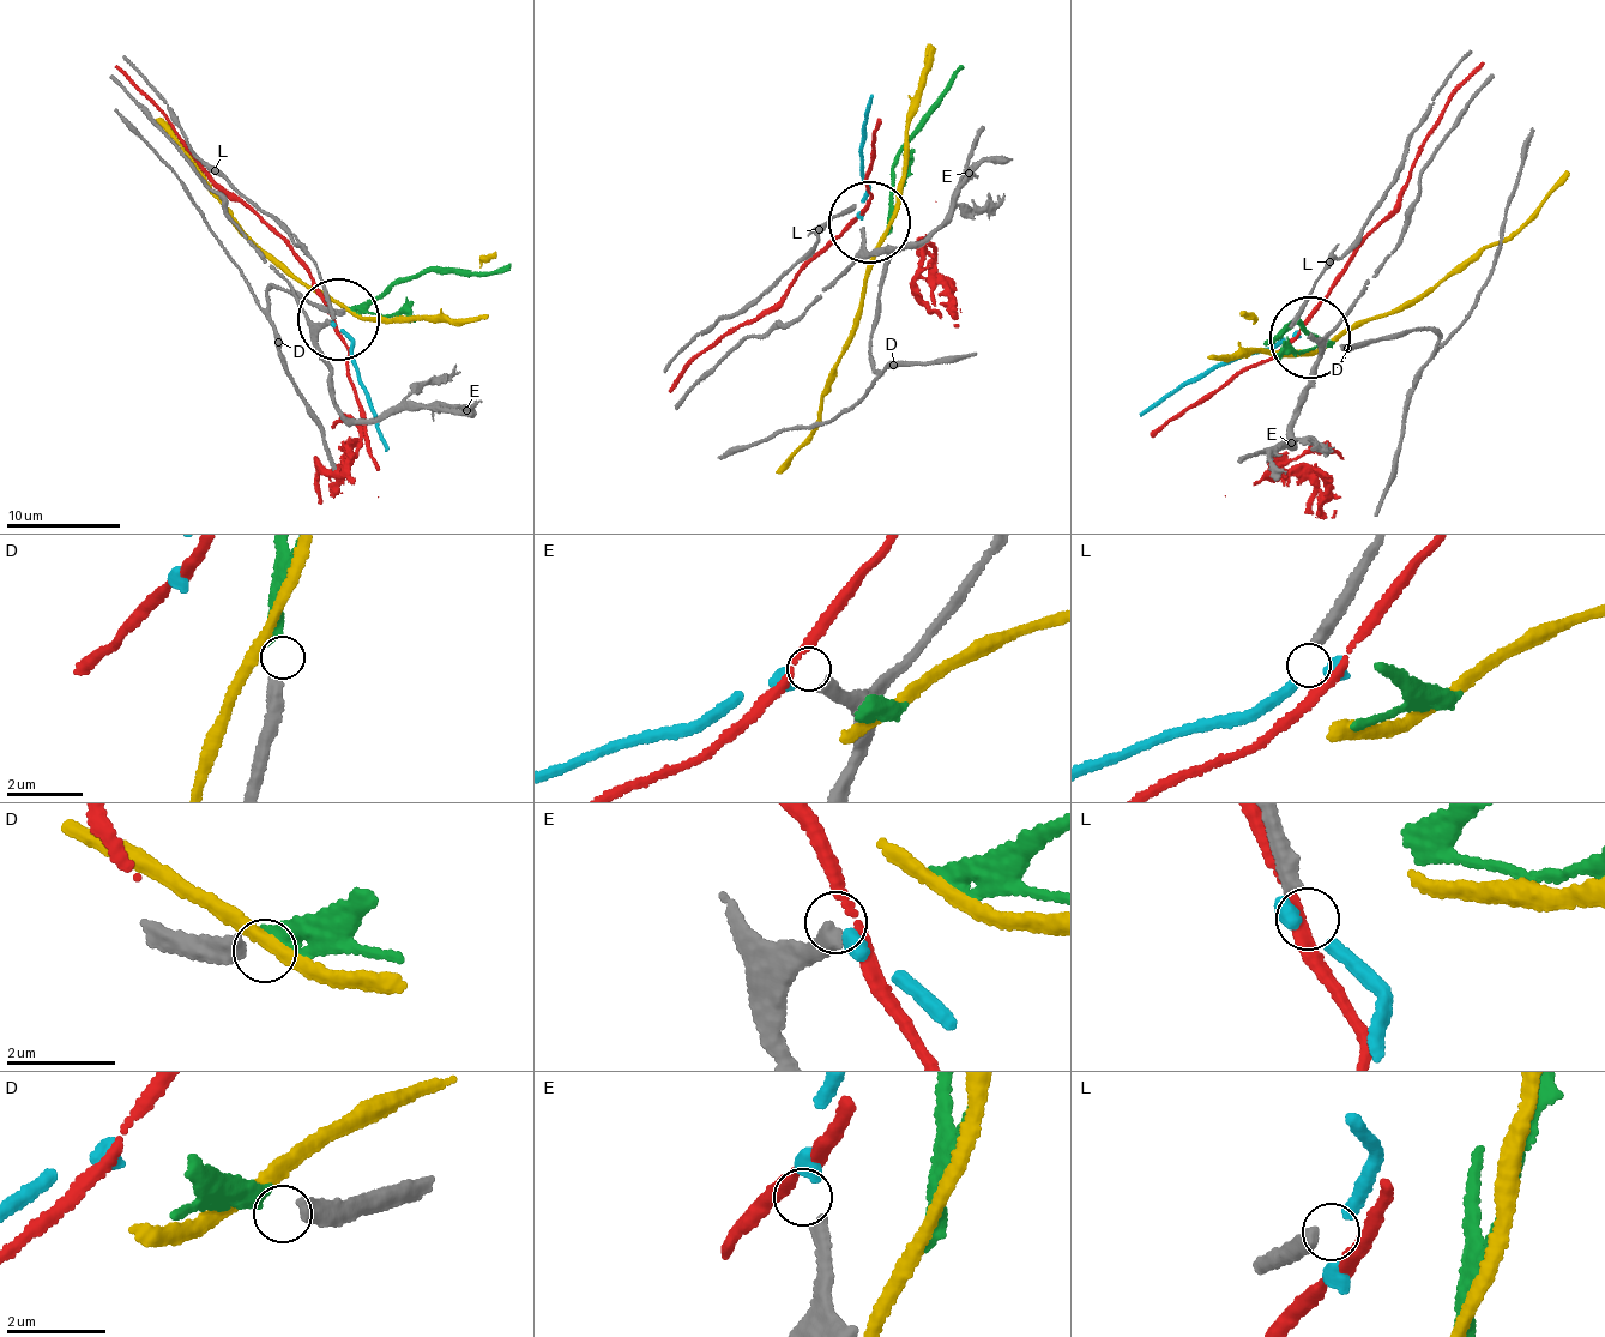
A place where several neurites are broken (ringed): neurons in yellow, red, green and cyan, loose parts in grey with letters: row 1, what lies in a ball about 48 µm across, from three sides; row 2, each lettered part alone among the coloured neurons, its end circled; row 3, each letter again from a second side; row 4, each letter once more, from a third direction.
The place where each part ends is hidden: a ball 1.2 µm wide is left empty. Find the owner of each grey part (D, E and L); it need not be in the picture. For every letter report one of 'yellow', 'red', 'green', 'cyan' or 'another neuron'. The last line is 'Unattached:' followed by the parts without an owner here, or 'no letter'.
D: green
E: cyan
L: another neuron
Unattached: L

